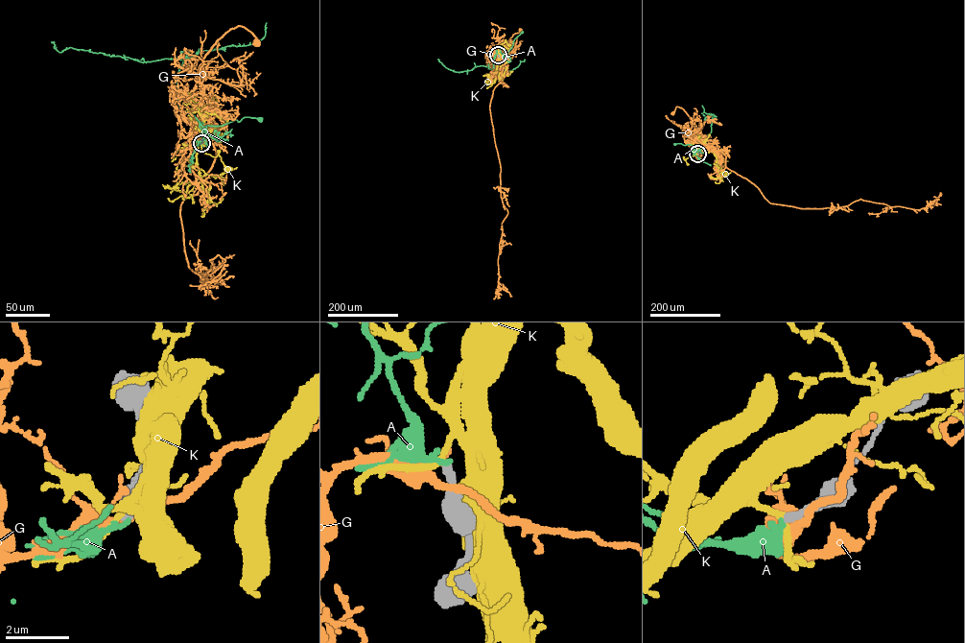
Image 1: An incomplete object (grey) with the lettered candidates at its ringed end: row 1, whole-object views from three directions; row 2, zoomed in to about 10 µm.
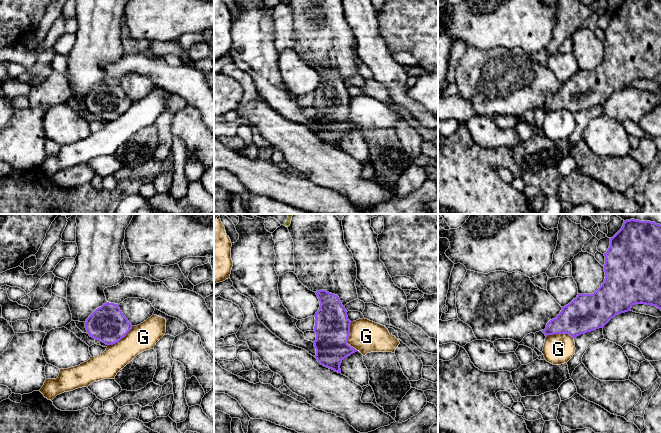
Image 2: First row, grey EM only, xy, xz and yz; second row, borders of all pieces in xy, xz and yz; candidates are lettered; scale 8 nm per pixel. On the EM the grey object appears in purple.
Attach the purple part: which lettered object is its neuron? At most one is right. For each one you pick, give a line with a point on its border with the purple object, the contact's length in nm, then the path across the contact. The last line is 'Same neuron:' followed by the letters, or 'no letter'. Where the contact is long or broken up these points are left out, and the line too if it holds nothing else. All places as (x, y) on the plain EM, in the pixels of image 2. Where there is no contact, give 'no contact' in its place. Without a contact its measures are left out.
Same neuron: no letter

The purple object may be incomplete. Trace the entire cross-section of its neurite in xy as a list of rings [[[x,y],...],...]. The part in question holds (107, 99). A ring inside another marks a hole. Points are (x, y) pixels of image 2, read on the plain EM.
[[[106,78],[97,84],[85,98],[90,113],[106,121],[119,118],[132,105],[118,80]]]

